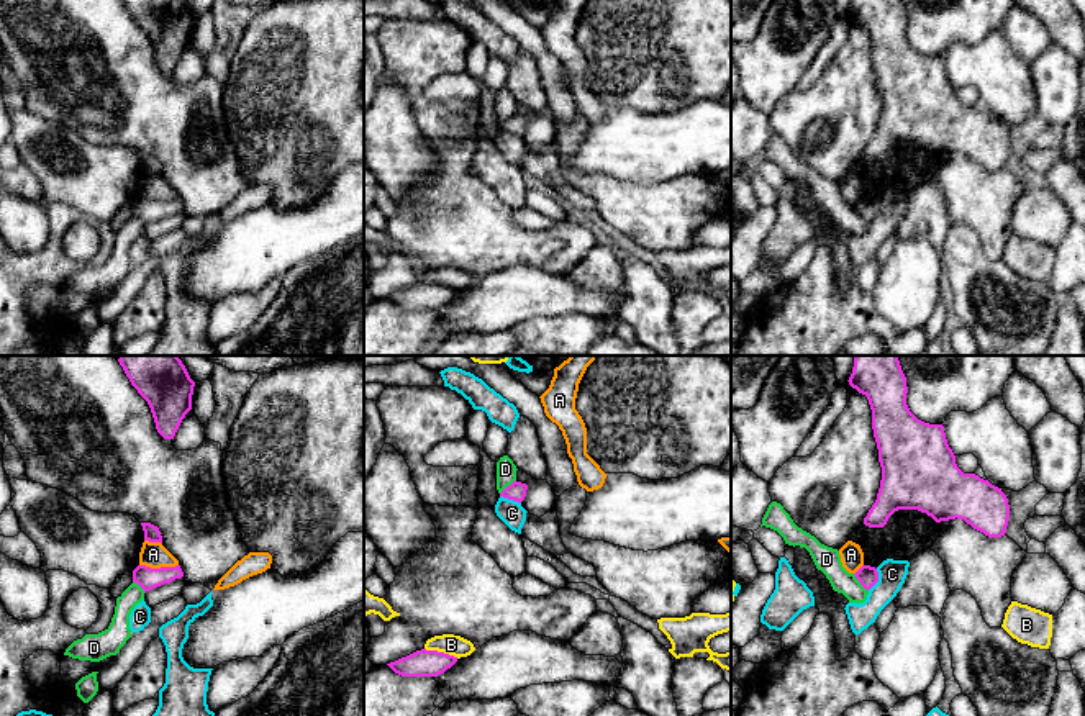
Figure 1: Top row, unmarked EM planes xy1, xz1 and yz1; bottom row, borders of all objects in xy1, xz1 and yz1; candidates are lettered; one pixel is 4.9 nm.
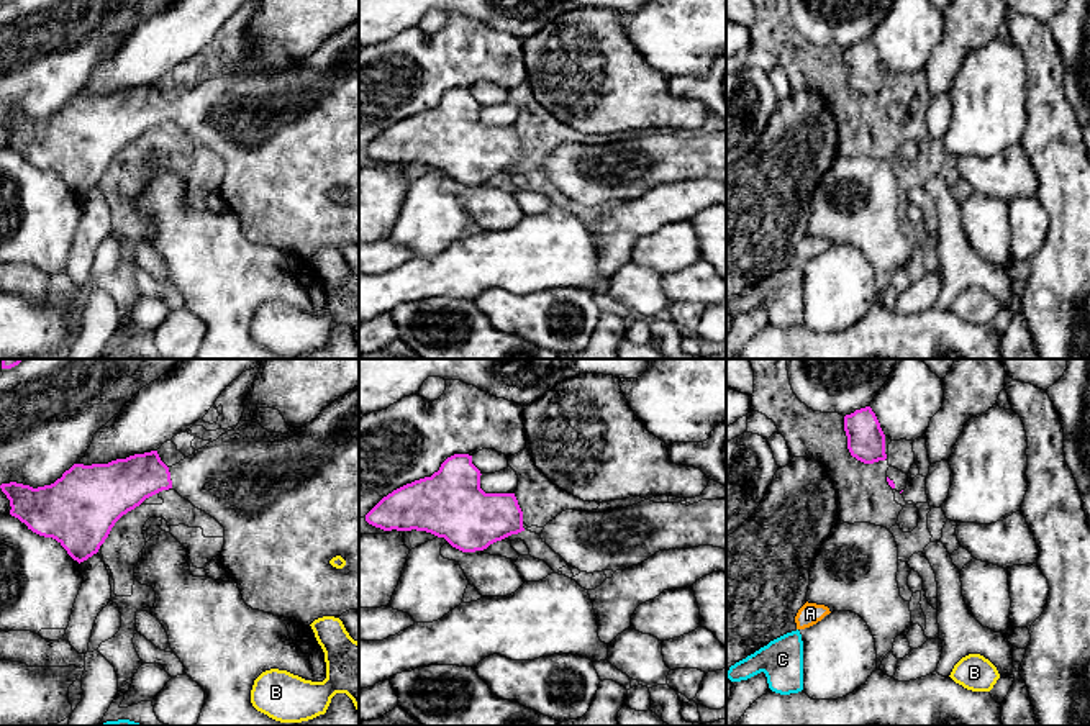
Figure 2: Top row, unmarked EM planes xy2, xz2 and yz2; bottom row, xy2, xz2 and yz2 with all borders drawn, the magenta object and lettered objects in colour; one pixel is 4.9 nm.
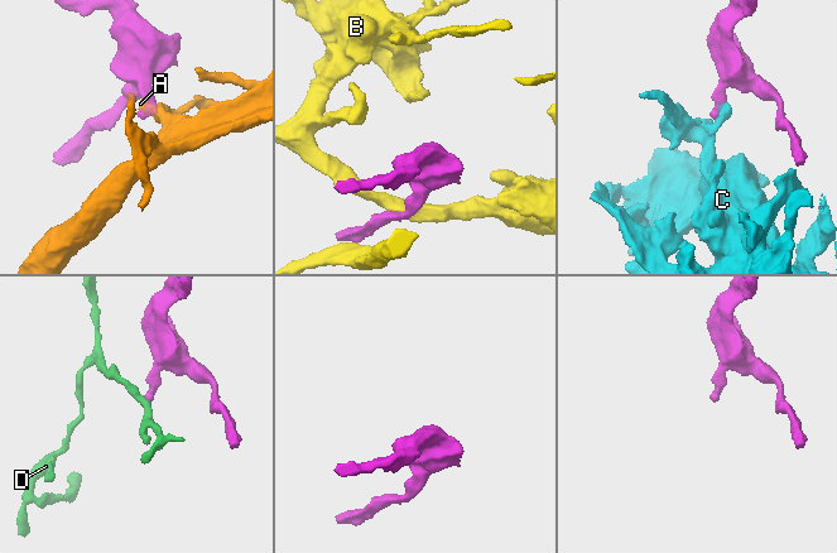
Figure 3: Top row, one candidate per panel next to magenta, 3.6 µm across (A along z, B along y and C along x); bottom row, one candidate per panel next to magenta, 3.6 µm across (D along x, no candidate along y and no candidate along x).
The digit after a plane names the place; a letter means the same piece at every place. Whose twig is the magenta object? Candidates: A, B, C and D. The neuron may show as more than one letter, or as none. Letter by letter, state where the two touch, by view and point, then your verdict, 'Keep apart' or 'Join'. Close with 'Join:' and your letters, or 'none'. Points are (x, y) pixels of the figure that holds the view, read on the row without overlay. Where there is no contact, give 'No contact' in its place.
A: Touches magenta at xy1 (161, 200). Keep apart
B: Touches magenta at xz1 (441, 285). Keep apart
C: Touches magenta at yz1 (877, 213). Keep apart
D: Touches magenta at yz1 (859, 213). Keep apart
Join: none

